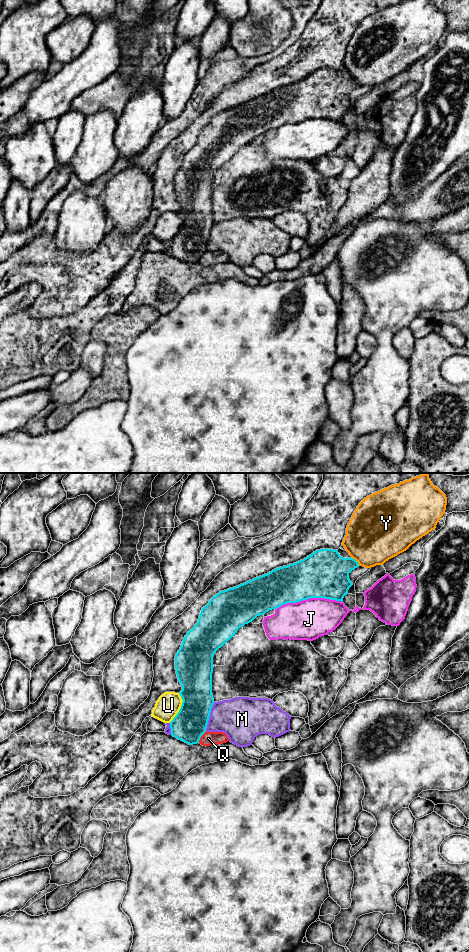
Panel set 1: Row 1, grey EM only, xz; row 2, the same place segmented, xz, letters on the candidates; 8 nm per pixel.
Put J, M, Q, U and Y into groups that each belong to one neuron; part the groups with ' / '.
J / M / Q / U / Y

